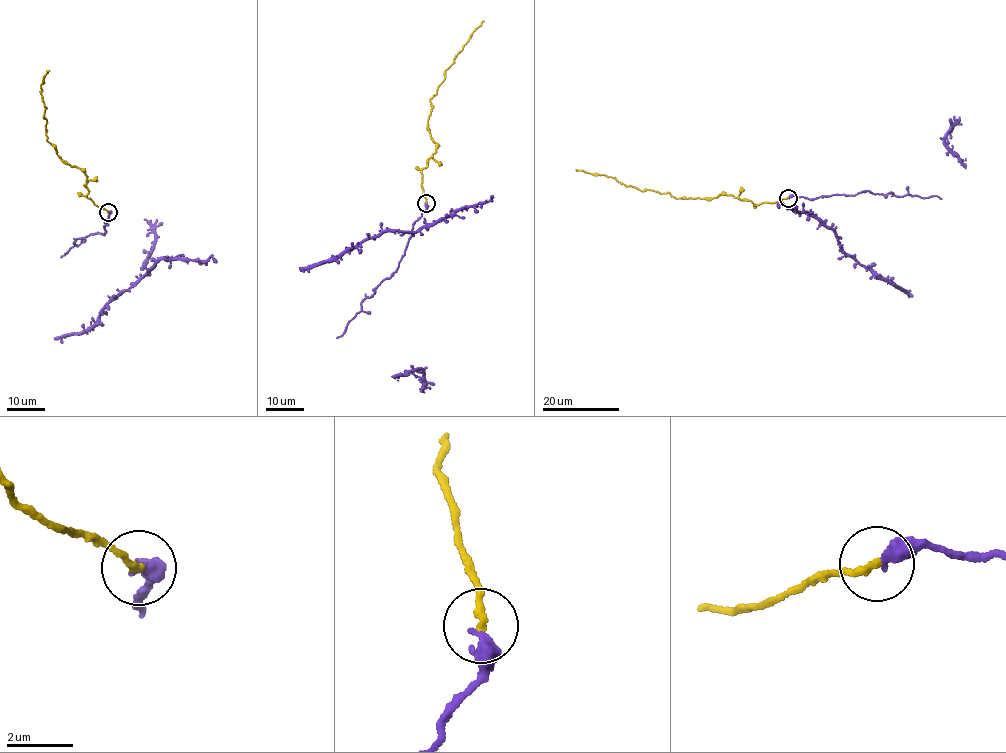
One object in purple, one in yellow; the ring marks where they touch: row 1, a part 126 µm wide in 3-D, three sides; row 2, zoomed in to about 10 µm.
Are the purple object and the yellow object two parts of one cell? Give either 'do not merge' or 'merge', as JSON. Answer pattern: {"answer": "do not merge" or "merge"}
{"answer": "merge"}

